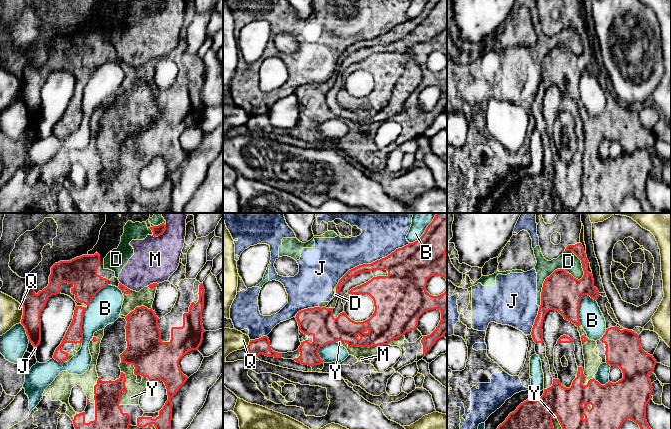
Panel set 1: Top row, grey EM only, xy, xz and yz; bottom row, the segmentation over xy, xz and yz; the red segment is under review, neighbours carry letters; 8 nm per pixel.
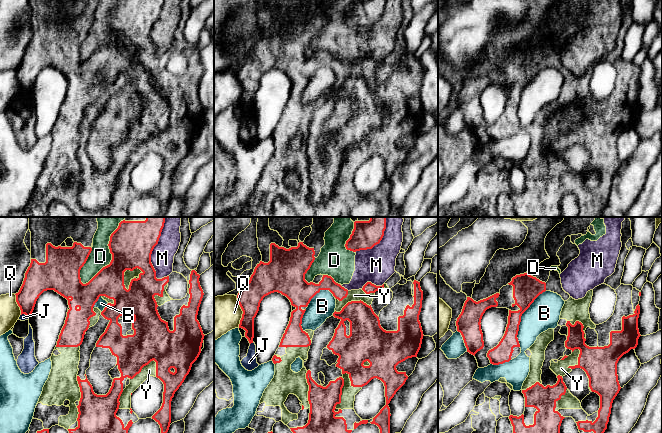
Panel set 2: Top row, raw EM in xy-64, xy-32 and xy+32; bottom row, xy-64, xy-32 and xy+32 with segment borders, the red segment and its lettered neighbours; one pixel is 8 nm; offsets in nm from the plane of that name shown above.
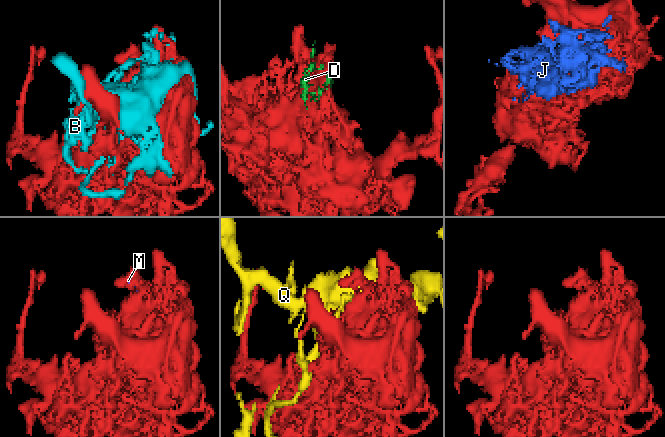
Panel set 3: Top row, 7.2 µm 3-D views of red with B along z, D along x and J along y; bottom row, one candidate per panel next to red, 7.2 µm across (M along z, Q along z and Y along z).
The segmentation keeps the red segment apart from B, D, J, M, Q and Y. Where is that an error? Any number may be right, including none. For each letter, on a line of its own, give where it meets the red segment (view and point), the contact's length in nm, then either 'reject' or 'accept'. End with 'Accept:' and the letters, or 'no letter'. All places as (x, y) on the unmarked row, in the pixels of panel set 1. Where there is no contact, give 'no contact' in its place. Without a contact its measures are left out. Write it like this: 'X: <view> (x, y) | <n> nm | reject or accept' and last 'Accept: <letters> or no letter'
B: yz (578, 84) | 260 nm | reject
D: yz (562, 45) | 550 nm | reject
J: xz (371, 39) | 700 nm | reject
M: xy (164, 7) | 120 nm | reject
Q: xy (23, 90) | 140 nm | reject
Y: xz (358, 122) | 380 nm | accept
Accept: Y

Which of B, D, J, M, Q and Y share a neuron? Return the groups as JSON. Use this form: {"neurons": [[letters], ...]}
{"neurons": [["B"], ["D", "J", "M"], ["Q"], ["Y"]]}

